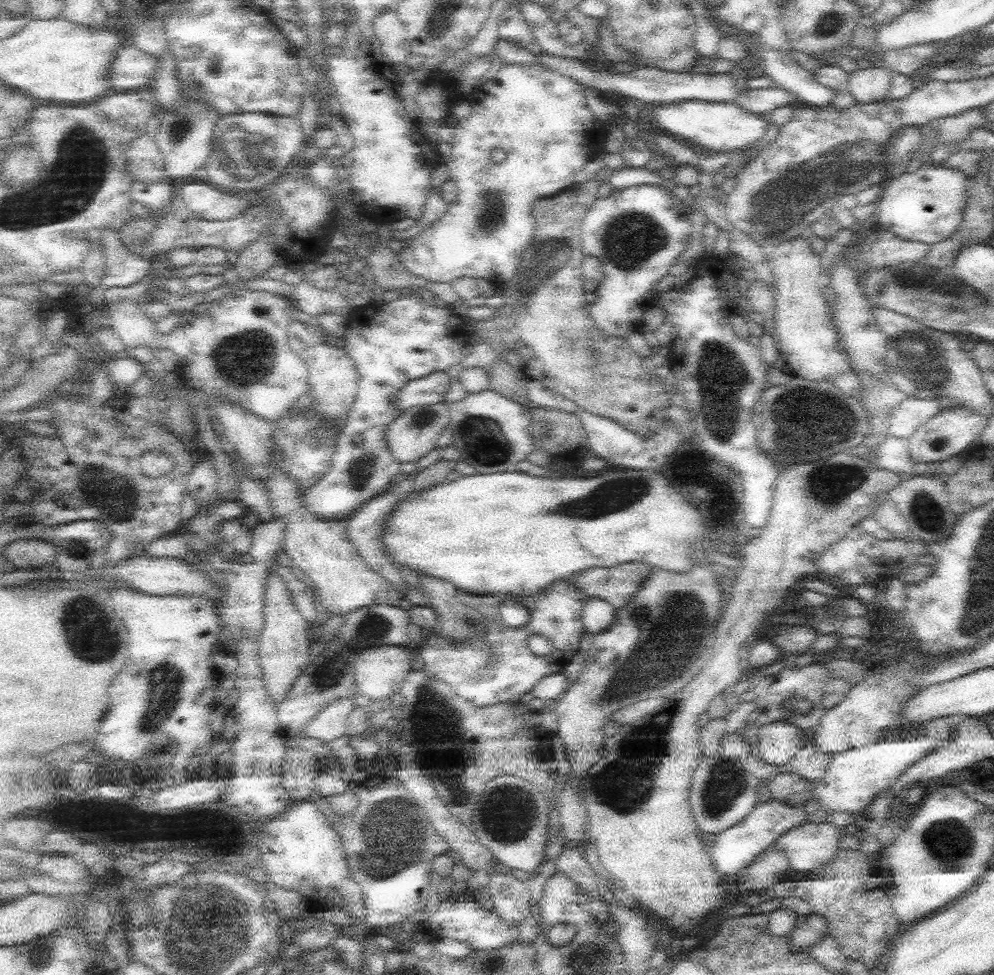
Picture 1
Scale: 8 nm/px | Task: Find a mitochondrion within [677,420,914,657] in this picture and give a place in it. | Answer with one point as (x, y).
(830, 482)

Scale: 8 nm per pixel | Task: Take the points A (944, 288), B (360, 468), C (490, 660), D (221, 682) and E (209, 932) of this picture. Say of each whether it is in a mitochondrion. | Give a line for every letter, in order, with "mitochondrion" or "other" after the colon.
A: mitochondrion
B: mitochondrion
C: mitochondrion
D: other
E: mitochondrion

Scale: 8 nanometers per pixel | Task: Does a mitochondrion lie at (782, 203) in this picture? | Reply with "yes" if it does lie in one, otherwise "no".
yes

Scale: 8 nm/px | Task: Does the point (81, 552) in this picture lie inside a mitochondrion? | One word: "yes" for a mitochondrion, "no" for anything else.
no

